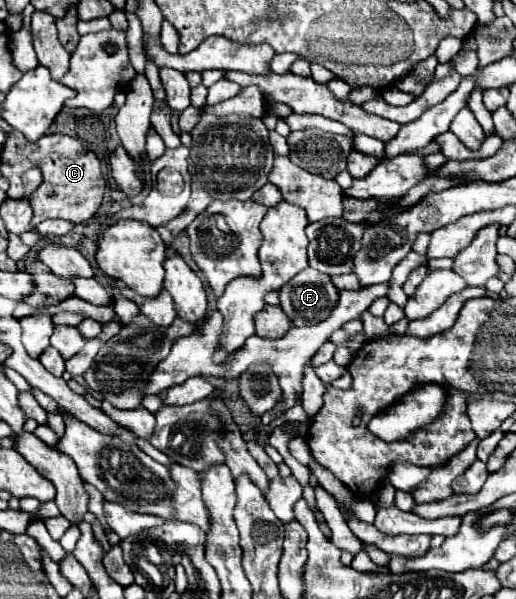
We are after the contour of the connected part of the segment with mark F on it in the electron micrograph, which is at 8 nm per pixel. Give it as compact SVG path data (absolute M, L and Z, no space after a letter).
M313 268L301 270L291 278L281 290L281 308L295 326L313 326L313 322L323 322L337 306L339 290L327 274Z

